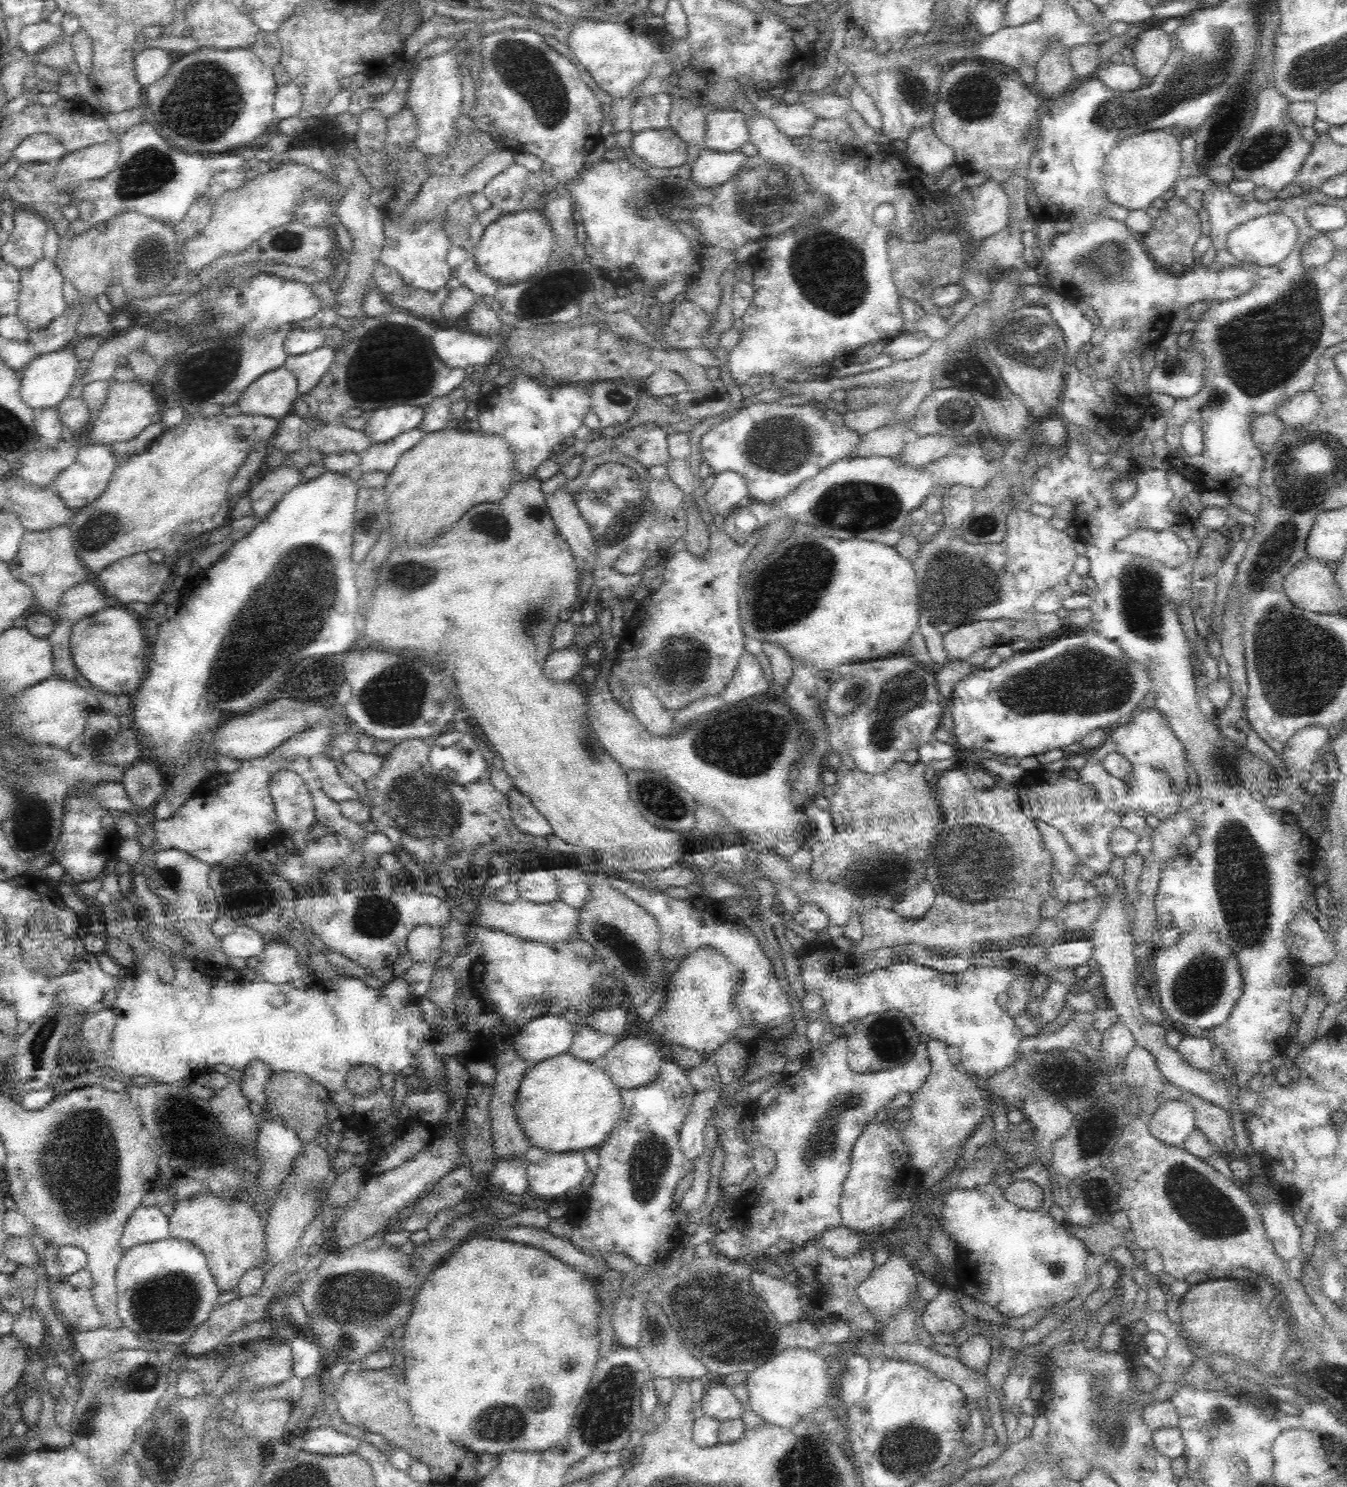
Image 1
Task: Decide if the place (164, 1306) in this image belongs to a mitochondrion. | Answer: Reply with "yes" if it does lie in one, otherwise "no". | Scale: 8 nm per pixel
yes

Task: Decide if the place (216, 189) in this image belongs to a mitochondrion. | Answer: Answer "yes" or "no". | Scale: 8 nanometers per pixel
no

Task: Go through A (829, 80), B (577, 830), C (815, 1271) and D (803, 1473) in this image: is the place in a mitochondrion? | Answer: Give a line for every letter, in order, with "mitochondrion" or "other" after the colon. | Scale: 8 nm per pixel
A: other
B: other
C: other
D: mitochondrion

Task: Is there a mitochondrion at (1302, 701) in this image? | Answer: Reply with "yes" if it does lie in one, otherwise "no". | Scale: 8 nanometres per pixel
yes

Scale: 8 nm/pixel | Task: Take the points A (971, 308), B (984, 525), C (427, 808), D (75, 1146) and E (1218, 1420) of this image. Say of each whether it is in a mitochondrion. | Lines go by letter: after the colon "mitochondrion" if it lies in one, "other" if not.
A: other
B: mitochondrion
C: mitochondrion
D: mitochondrion
E: mitochondrion

